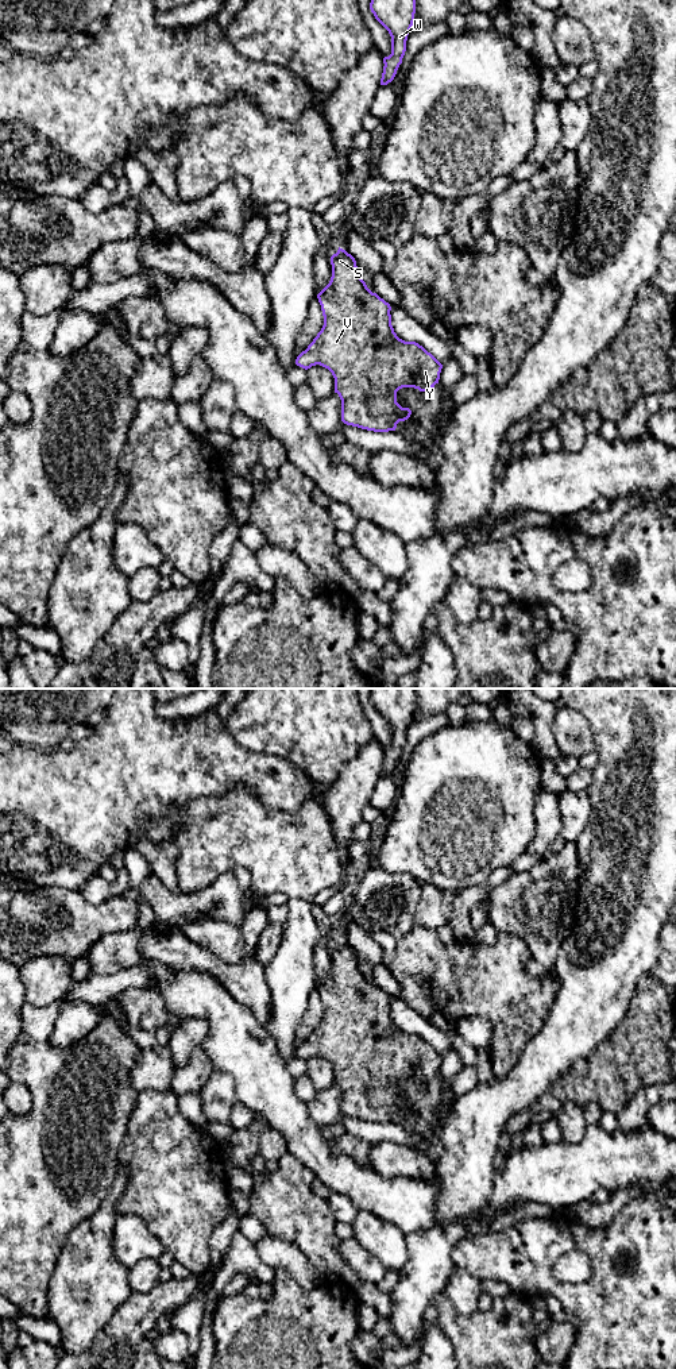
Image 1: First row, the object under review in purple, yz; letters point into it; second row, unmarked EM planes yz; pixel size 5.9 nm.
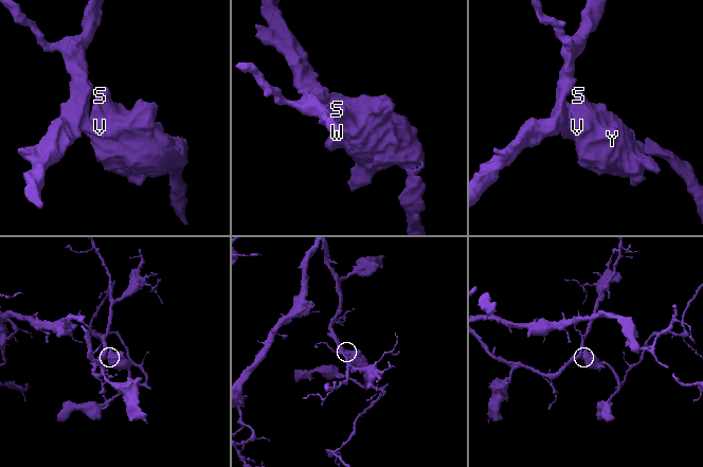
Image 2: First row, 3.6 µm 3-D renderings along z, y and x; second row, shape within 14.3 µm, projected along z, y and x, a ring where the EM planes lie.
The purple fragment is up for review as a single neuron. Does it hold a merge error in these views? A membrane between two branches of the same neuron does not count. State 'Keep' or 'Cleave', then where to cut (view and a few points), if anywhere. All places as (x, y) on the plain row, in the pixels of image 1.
Keep. No split

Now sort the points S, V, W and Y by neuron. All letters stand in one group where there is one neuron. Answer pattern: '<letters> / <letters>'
S V W Y

